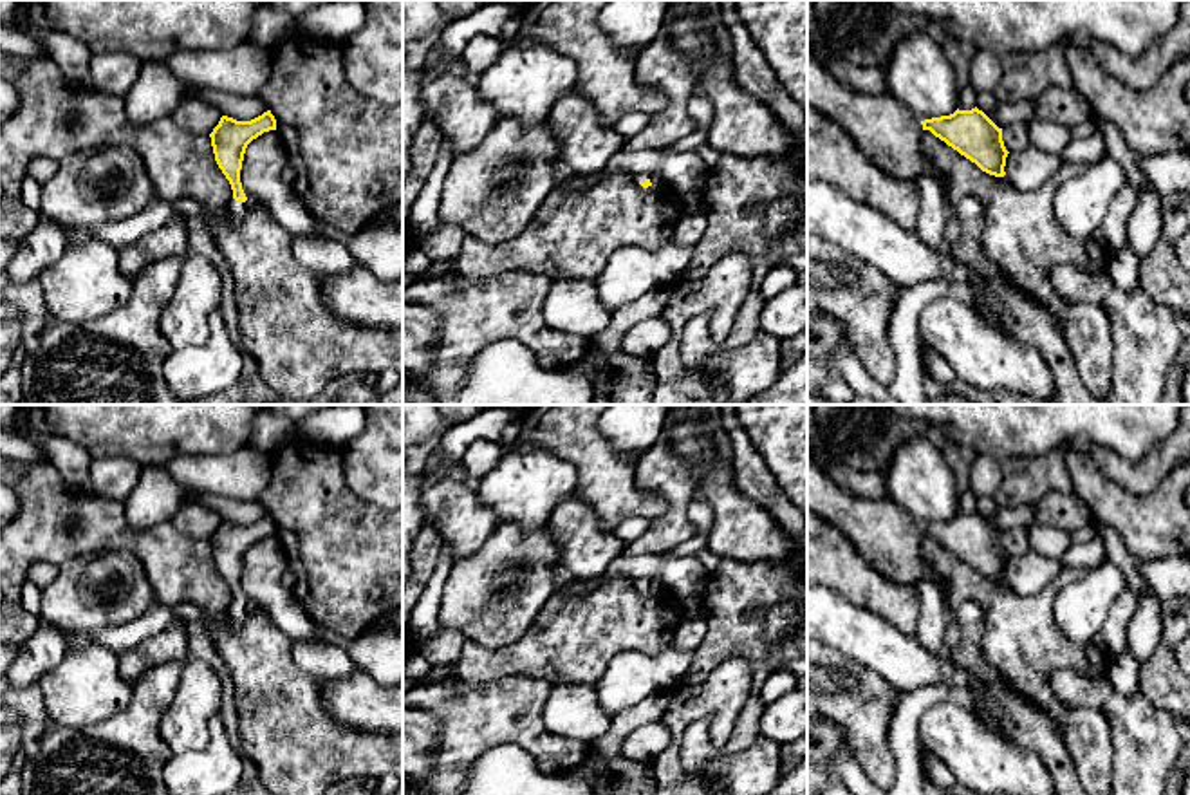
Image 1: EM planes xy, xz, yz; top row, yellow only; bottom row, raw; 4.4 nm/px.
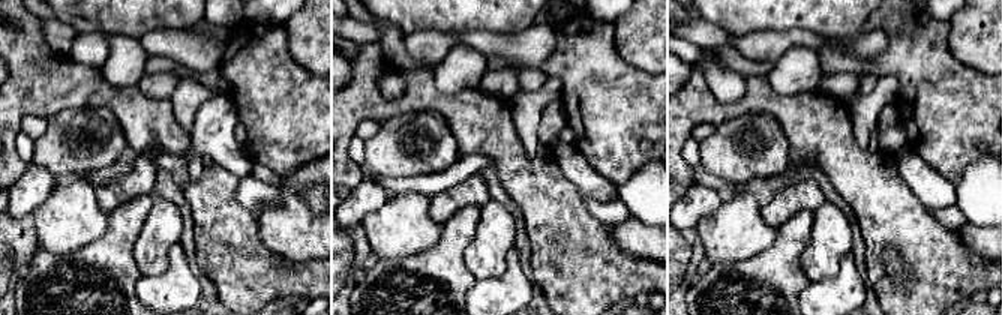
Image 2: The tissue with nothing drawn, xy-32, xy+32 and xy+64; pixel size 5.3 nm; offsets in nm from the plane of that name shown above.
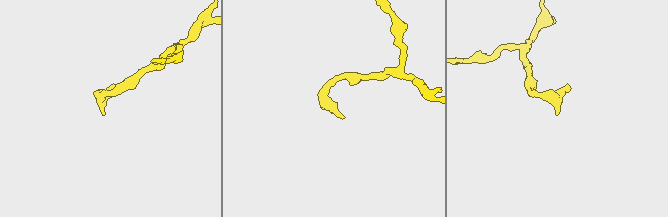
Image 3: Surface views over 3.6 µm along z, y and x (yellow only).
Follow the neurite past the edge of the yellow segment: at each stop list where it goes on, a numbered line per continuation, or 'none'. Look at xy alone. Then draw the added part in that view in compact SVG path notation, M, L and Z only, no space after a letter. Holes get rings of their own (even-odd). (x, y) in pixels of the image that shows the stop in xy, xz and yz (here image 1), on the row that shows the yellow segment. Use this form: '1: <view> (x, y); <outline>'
1: xy (239, 208); M233 201L233 202L231 202L231 217L233 217L233 220L240 222L242 217L244 217L247 211L249 211L249 210L247 210L247 204L246 204L246 202L242 202L242 201Z

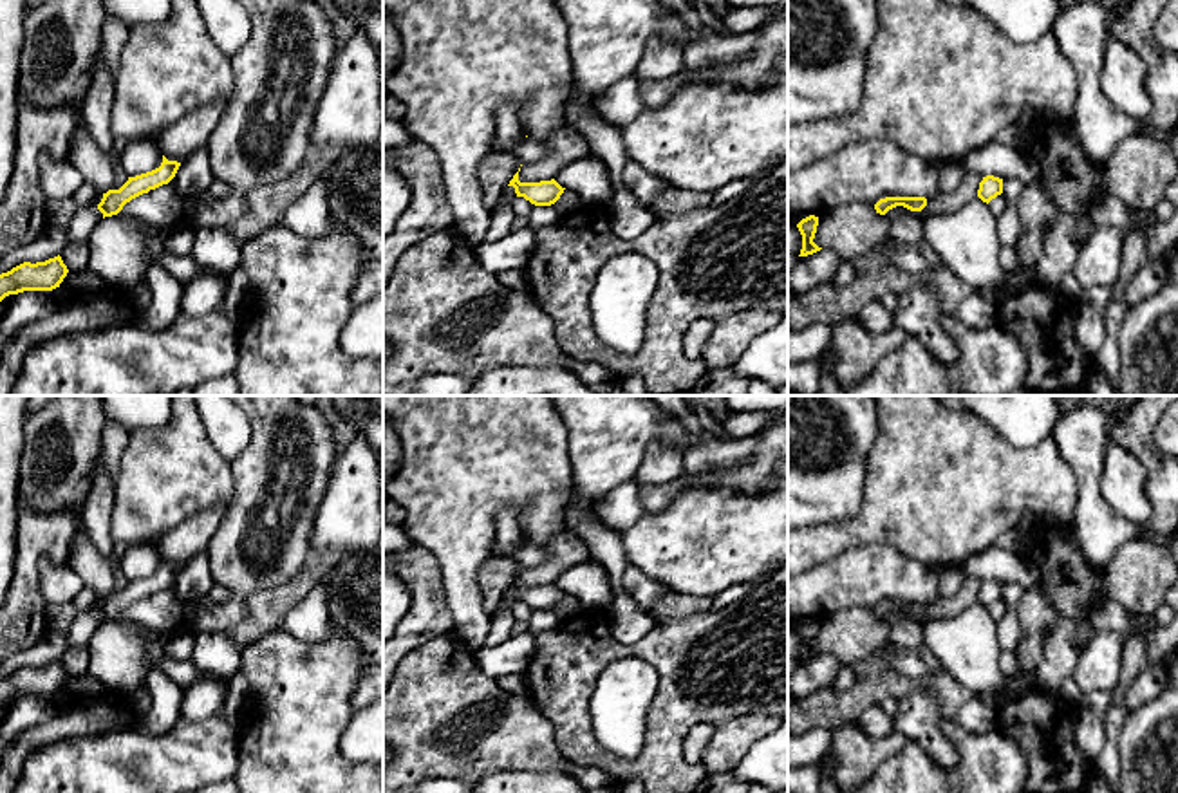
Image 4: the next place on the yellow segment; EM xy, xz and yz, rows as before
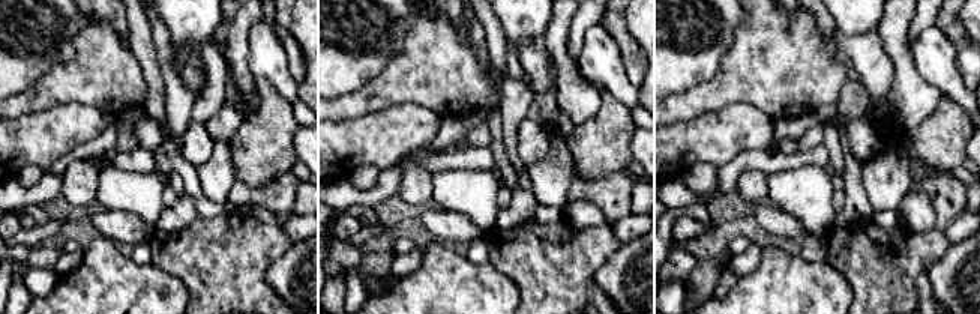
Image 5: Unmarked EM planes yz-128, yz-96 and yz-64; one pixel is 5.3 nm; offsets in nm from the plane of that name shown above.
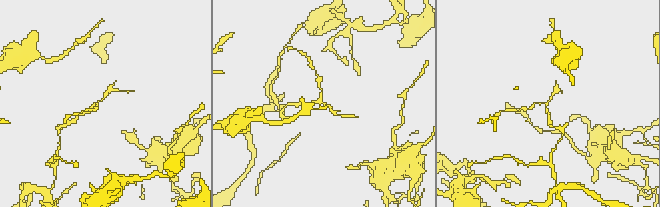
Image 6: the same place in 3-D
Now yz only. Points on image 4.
none

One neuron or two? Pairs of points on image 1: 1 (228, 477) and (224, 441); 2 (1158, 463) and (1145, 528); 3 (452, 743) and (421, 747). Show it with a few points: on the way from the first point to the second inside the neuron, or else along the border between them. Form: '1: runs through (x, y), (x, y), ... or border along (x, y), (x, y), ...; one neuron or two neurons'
1: border along (248, 443), (230, 454), (183, 454); two neurons
2: border along (1171, 470), (1145, 494), (1133, 494), (1111, 481); two neurons
3: border along (421, 709), (439, 721), (439, 743), (427, 776); two neurons

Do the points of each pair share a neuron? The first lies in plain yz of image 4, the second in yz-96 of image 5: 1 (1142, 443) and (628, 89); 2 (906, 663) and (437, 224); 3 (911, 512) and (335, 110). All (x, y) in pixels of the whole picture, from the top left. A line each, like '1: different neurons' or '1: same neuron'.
1: different neurons
2: same neuron
3: same neuron

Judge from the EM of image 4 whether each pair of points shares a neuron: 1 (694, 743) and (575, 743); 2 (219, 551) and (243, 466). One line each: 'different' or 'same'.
1: different
2: same

